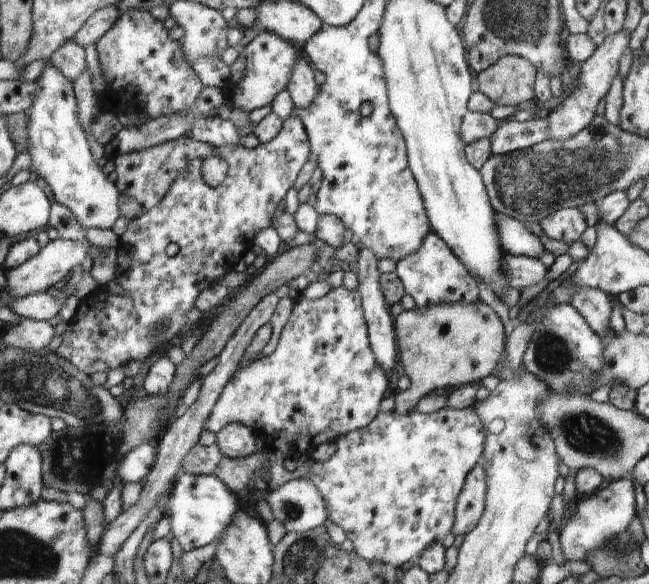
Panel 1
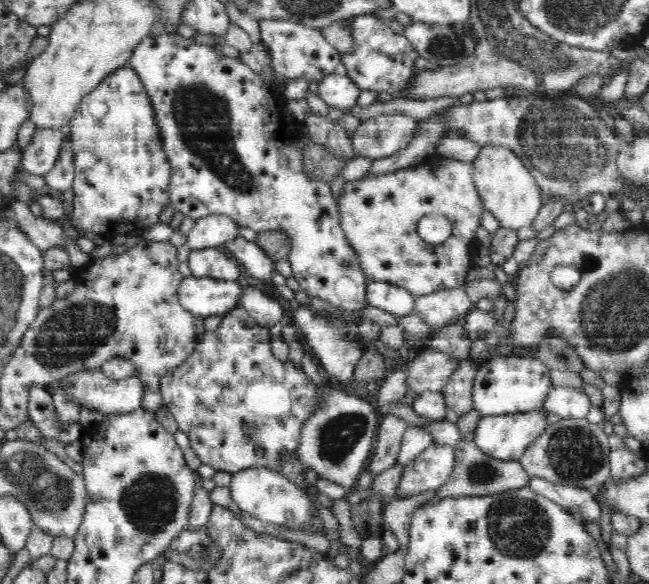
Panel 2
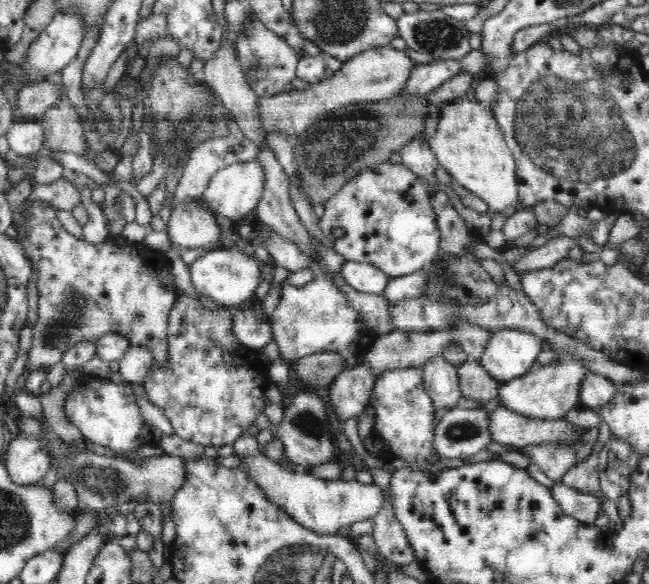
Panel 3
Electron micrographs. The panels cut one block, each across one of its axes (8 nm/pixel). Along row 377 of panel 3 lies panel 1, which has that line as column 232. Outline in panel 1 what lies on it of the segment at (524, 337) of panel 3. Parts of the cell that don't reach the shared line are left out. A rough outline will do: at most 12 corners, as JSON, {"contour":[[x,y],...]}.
{"contour":[[180,470],[164,517],[184,552],[221,538],[239,511],[215,475]]}

